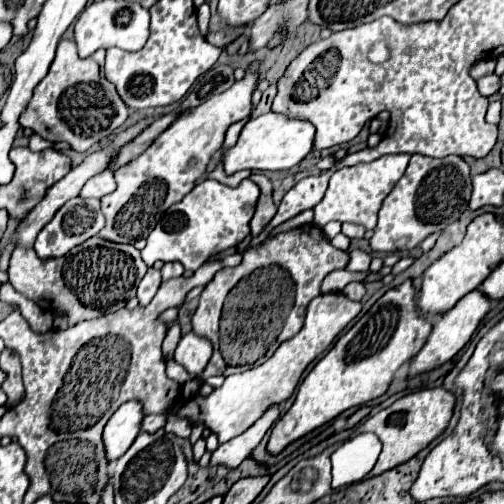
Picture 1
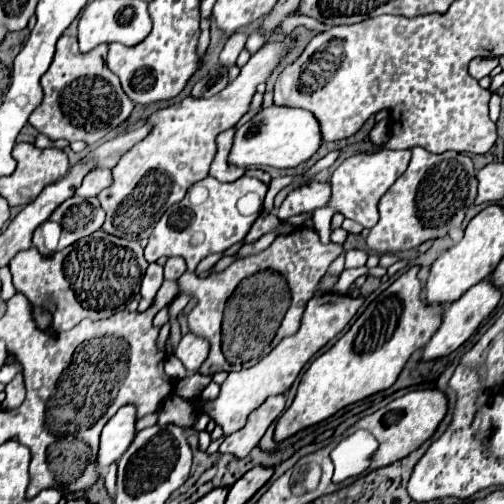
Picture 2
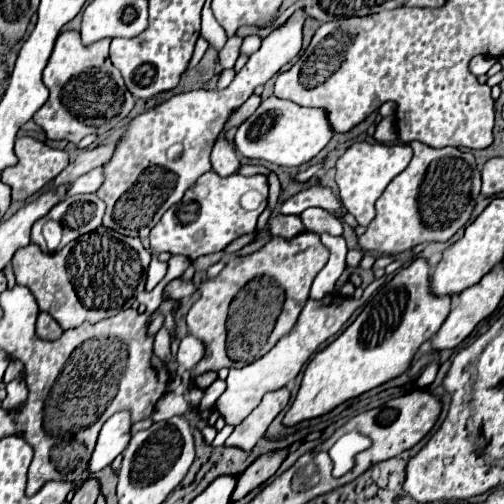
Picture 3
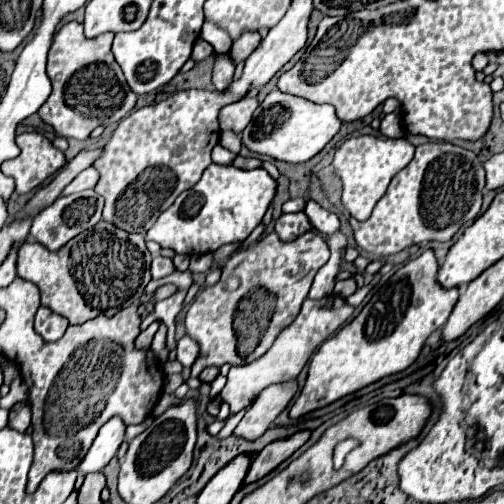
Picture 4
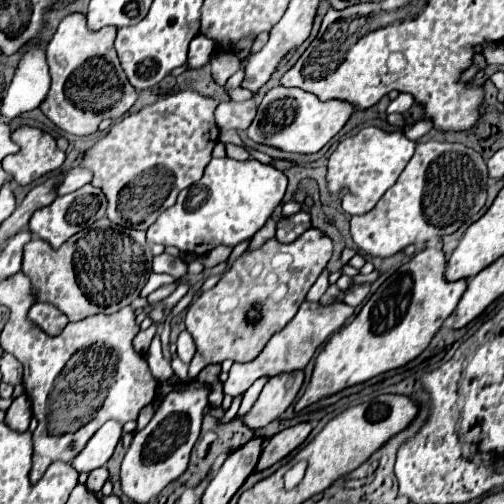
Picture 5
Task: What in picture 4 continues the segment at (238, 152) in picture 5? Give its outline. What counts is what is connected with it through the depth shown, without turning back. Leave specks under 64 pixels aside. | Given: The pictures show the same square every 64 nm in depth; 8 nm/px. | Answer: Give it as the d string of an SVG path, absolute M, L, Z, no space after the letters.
M240 154L236 155L236 158L233 162L234 166L242 168L244 170L251 170L252 168L262 168L262 163L256 158L245 158Z

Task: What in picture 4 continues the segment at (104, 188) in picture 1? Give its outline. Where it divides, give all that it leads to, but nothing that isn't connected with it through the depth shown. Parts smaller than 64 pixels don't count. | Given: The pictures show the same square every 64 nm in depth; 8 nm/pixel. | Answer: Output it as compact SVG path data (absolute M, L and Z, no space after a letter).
M86 168L86 170L82 170L82 172L64 188L62 194L74 194L74 192L80 192L80 190L84 190L84 188L94 188L96 180L98 180L96 170L94 170L94 168Z

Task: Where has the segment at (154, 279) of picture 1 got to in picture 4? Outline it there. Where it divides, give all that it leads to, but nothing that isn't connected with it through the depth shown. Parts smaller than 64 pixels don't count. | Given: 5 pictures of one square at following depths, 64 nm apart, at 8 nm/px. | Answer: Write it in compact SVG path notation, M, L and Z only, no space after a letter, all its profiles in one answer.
M156 256L152 260L152 278L162 278L168 276L176 270L176 266L172 264L172 258L164 258L164 256Z

